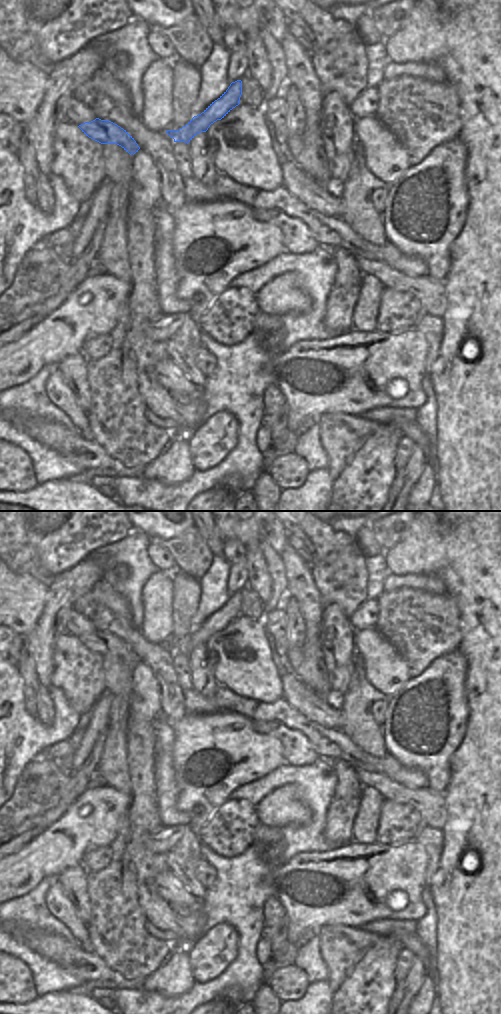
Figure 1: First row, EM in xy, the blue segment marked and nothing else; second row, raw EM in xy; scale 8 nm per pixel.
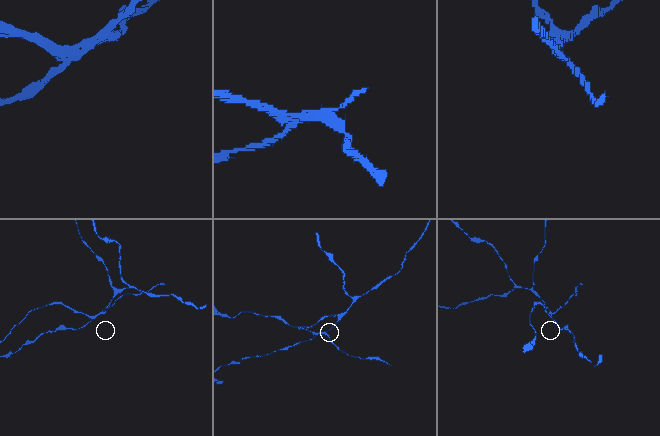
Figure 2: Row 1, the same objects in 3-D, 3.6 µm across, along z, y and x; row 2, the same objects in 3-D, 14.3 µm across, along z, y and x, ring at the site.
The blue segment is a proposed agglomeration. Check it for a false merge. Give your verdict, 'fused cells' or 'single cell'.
fused cells

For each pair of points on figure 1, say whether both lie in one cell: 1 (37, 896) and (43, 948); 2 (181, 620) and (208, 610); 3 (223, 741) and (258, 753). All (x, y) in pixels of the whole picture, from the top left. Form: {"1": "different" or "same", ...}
{"1": "different", "2": "different", "3": "same"}

